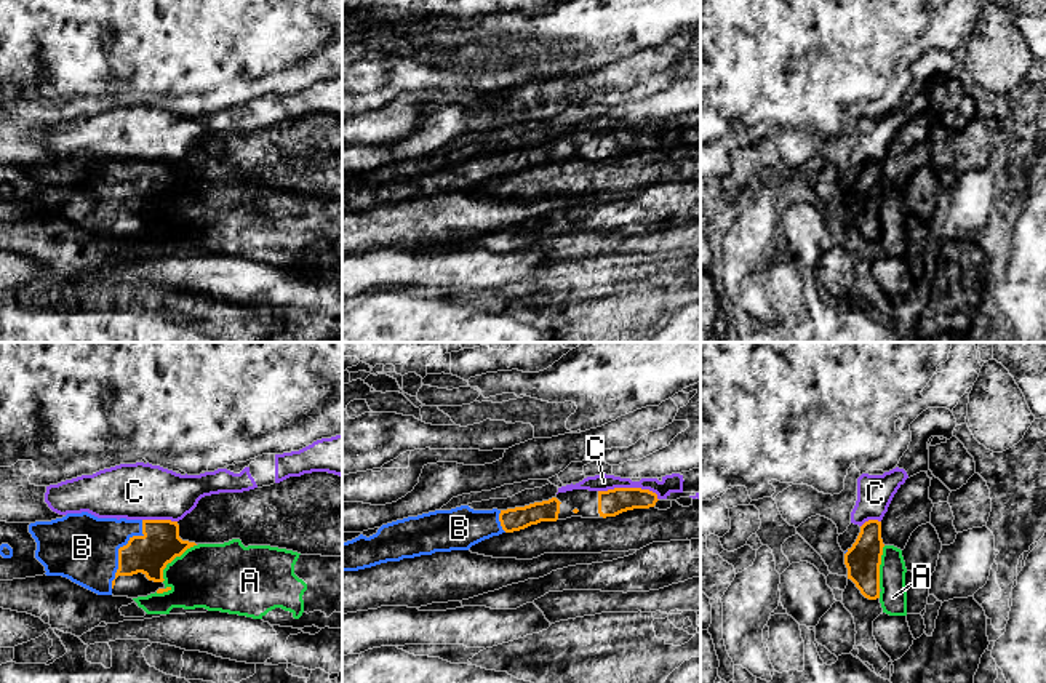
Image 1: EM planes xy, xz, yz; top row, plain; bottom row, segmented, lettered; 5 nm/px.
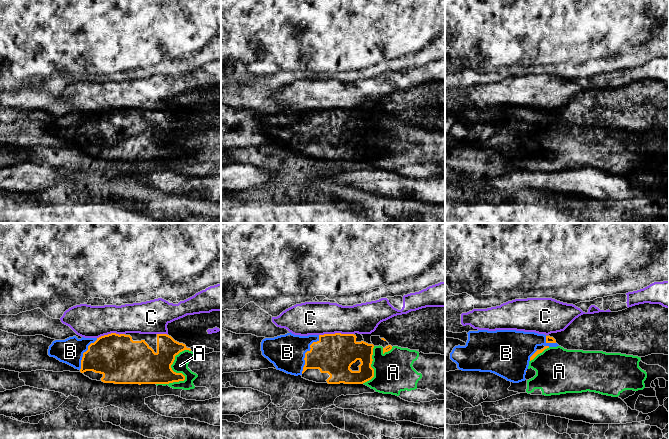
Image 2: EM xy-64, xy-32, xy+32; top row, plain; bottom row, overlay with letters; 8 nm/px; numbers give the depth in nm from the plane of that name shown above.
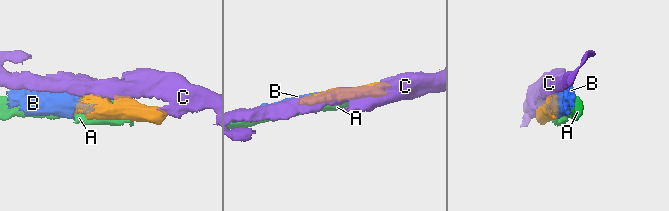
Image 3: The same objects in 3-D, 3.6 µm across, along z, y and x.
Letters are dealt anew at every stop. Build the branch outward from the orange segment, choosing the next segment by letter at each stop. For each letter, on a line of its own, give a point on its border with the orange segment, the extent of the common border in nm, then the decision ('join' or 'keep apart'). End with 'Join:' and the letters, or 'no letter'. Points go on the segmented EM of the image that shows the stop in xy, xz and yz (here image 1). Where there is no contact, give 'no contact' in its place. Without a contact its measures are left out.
A: contact xy (173, 559); length 260 nm; keep apart
B: contact xy (119, 551); length 380 nm; join
C: contact xz (630, 488); length 300 nm; keep apart
Join: B

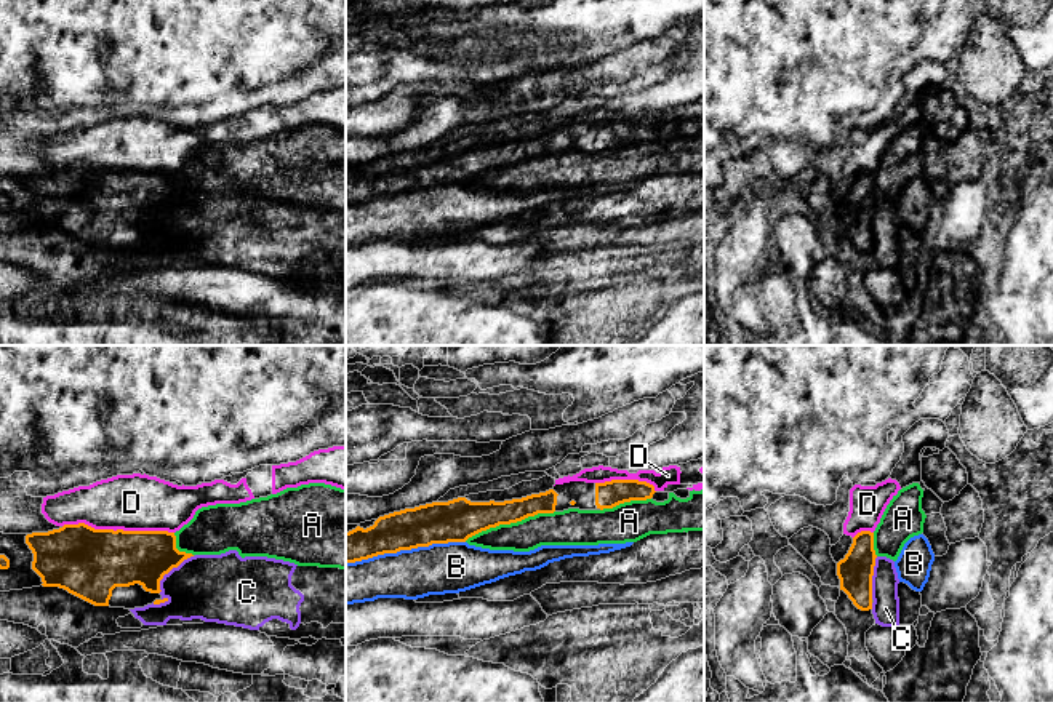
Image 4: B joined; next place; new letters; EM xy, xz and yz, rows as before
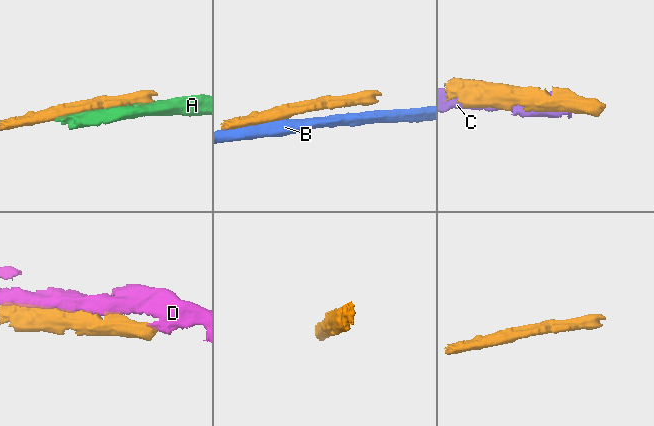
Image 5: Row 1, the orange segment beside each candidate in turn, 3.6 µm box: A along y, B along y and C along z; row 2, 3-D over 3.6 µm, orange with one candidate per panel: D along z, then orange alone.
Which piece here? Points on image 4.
A: contact xz (509, 523); length 480 nm; keep apart
B: contact xz (405, 549); length 600 nm; keep apart
C: contact xy (170, 570); length 260 nm; keep apart
D: contact xy (119, 530); length 550 nm; keep apart
Join: no letter

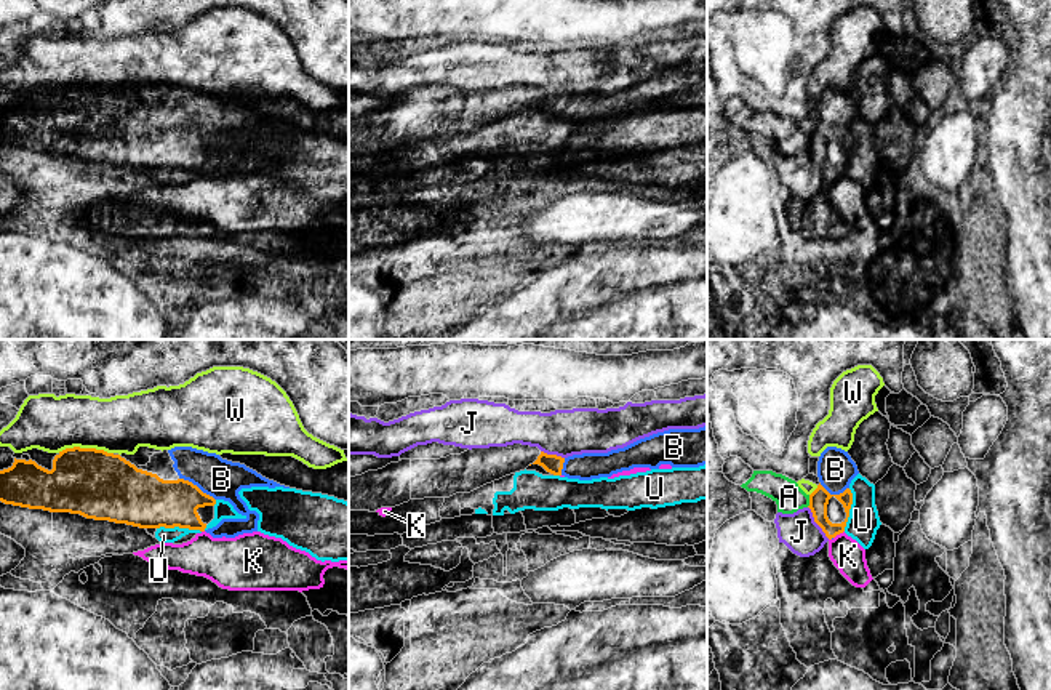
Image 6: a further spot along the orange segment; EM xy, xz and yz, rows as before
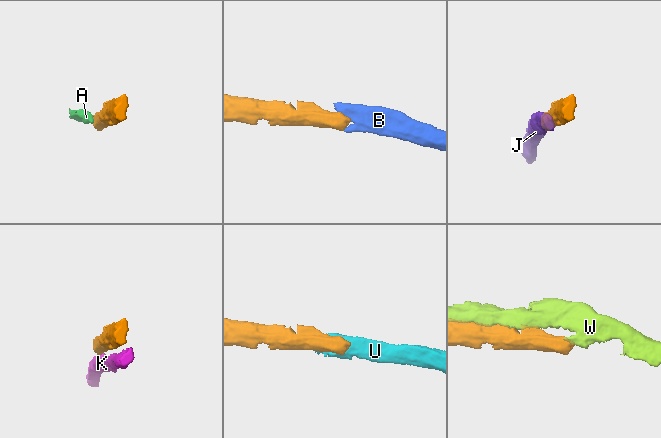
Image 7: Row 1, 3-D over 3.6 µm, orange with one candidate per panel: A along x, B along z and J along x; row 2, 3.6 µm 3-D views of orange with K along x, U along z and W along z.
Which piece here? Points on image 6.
A: contact yz (810, 501); length 70 nm; keep apart
B: contact xy (195, 485); length 220 nm; join
J: contact yz (815, 521); length 200 nm; keep apart
K: contact yz (839, 533); length 70 nm; keep apart
U: contact xy (179, 527); length 220 nm; keep apart
W: contact xy (85, 449); length 280 nm; keep apart
Join: B

